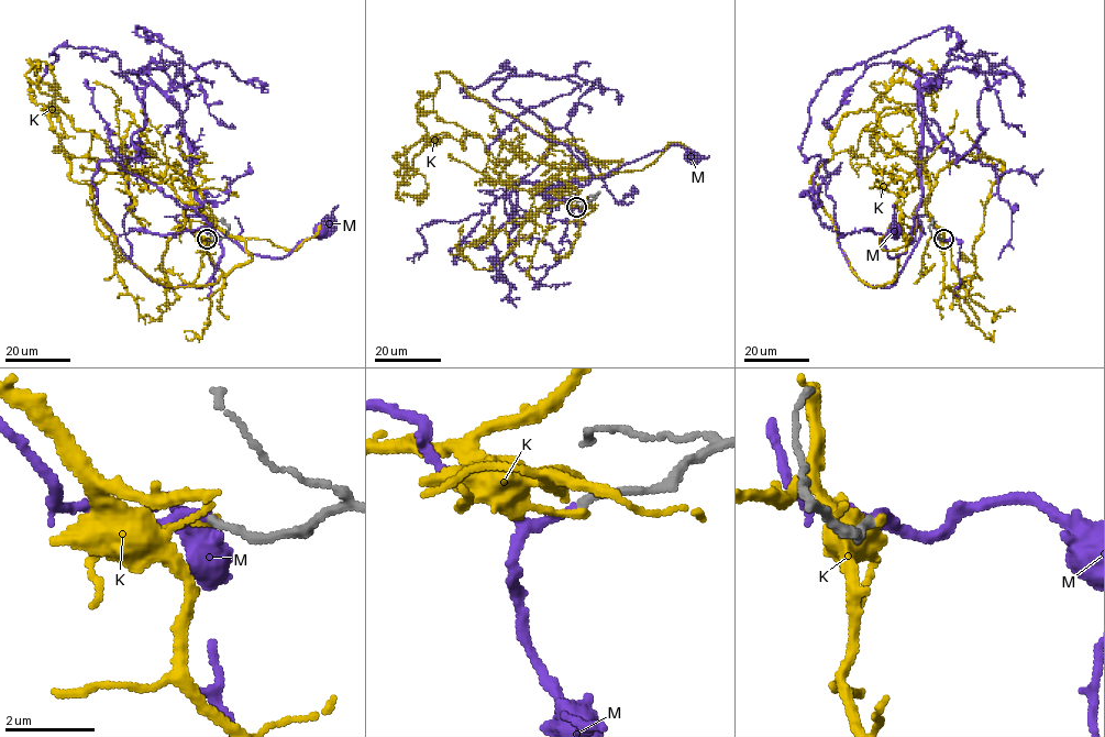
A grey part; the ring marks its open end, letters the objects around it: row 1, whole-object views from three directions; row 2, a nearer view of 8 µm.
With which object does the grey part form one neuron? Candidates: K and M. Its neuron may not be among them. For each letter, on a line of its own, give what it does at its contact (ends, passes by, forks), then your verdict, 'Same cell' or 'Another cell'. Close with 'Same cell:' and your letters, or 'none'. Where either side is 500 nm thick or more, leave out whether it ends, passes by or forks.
K: It ends there. Another cell
M: It ends there. Same cell
Same cell: M

